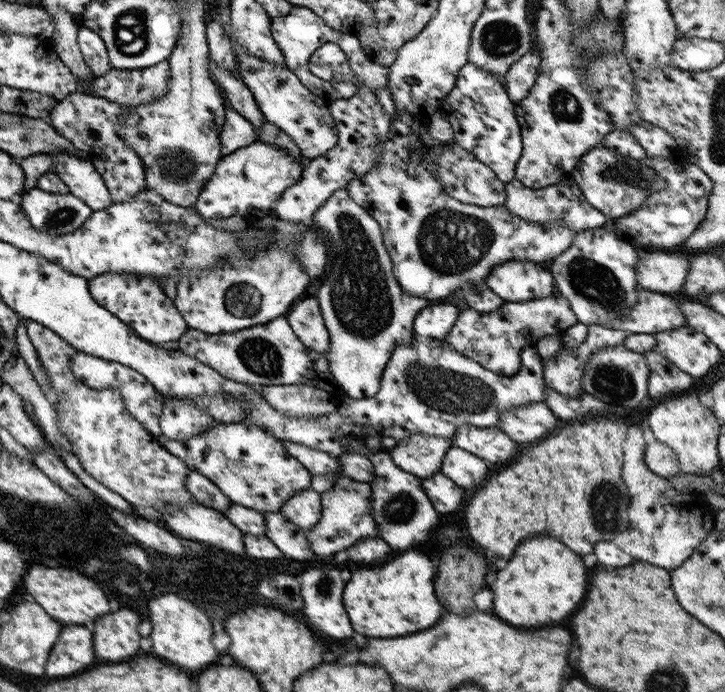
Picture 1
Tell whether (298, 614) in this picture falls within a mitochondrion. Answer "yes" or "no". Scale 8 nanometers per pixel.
no

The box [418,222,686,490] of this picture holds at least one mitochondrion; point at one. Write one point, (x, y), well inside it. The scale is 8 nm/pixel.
(595, 282)

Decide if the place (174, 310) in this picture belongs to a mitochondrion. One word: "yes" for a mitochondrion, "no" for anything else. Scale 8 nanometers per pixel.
no

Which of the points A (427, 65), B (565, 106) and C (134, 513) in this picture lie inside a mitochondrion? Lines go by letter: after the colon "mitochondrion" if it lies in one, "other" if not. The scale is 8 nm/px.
A: other
B: mitochondrion
C: other

